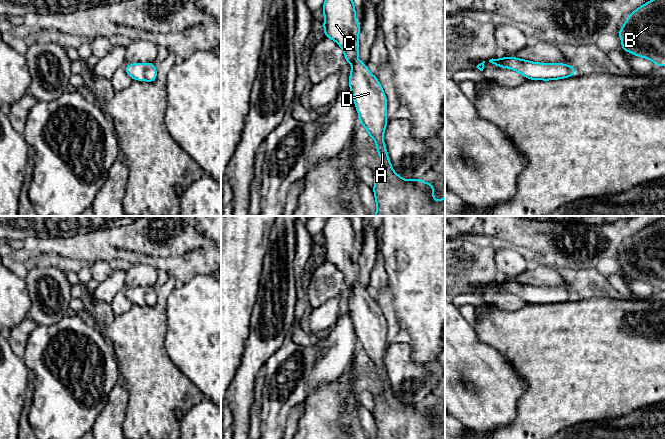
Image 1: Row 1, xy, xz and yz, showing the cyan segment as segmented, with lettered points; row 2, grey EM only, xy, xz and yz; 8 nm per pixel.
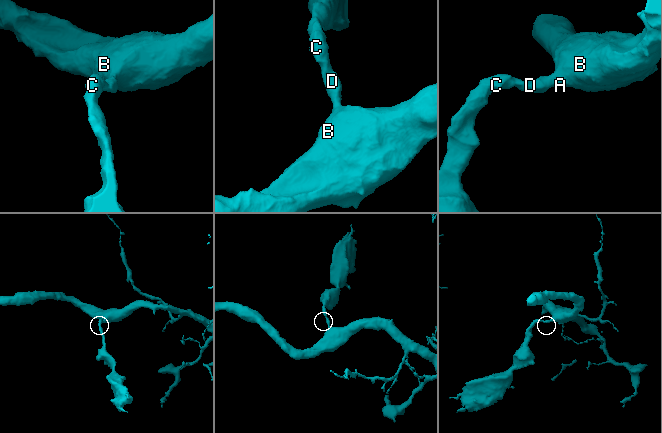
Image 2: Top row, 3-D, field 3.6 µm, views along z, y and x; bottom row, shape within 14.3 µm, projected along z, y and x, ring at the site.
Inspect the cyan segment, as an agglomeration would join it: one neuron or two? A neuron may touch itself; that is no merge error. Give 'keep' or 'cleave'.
keep

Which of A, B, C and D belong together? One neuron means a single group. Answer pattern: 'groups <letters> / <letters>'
groups A B C D

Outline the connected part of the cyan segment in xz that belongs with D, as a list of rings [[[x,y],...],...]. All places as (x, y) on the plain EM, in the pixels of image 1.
[[[329,216],[323,228],[325,243],[323,247],[324,259],[334,264],[344,275],[346,286],[352,287],[349,301],[350,316],[352,318],[360,347],[367,354],[370,362],[376,366],[376,373],[381,382],[382,394],[374,397],[374,420],[376,423],[376,439],[445,439],[445,420],[440,425],[433,423],[433,407],[426,407],[419,403],[406,404],[393,395],[388,381],[383,359],[387,349],[387,322],[377,303],[371,298],[366,287],[358,284],[358,259],[361,251],[357,247],[356,232],[348,216]]]

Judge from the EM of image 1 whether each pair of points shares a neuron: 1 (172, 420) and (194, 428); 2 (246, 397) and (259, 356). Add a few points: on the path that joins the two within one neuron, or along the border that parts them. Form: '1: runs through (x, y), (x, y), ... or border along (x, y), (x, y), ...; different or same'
1: border along (195, 404), (183, 417), (179, 428); different
2: runs through (246, 387), (246, 372), (250, 366); same

